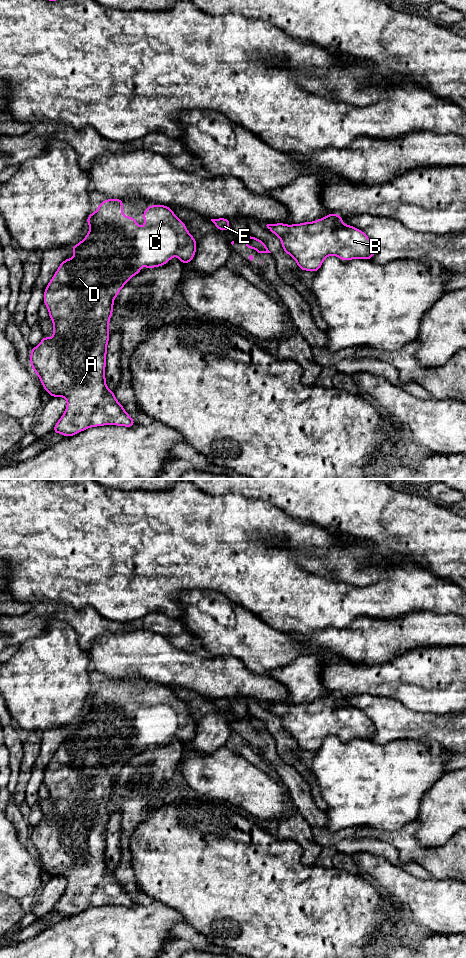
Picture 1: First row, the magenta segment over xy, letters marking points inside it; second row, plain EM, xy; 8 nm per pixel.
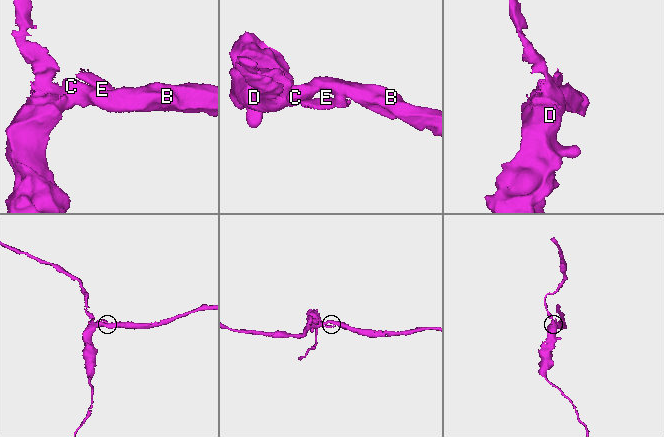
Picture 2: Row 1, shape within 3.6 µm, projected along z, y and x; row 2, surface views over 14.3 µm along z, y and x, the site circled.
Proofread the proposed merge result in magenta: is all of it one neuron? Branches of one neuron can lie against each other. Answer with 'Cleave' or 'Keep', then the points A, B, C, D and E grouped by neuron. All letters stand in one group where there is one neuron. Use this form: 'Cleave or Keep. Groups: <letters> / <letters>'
Cleave. Groups: A B C D / E

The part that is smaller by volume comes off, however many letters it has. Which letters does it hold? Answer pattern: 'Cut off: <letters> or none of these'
Cut off: E

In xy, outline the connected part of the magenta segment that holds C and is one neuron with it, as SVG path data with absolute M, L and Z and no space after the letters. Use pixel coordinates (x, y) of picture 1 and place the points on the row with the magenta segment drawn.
M106 199L99 203L98 209L87 217L86 223L90 229L86 237L71 247L74 256L59 265L44 291L43 303L53 321L53 337L43 335L41 342L31 349L30 363L46 392L51 397L64 397L67 400L66 409L53 429L54 434L62 434L65 438L91 427L134 426L136 421L124 410L114 392L108 389L105 378L109 322L114 299L133 276L142 272L138 261L145 268L155 268L164 266L175 256L185 265L192 261L196 253L196 240L169 206L157 204L147 207L143 212L145 225L140 227L133 216L123 215L123 202L123 199Z

